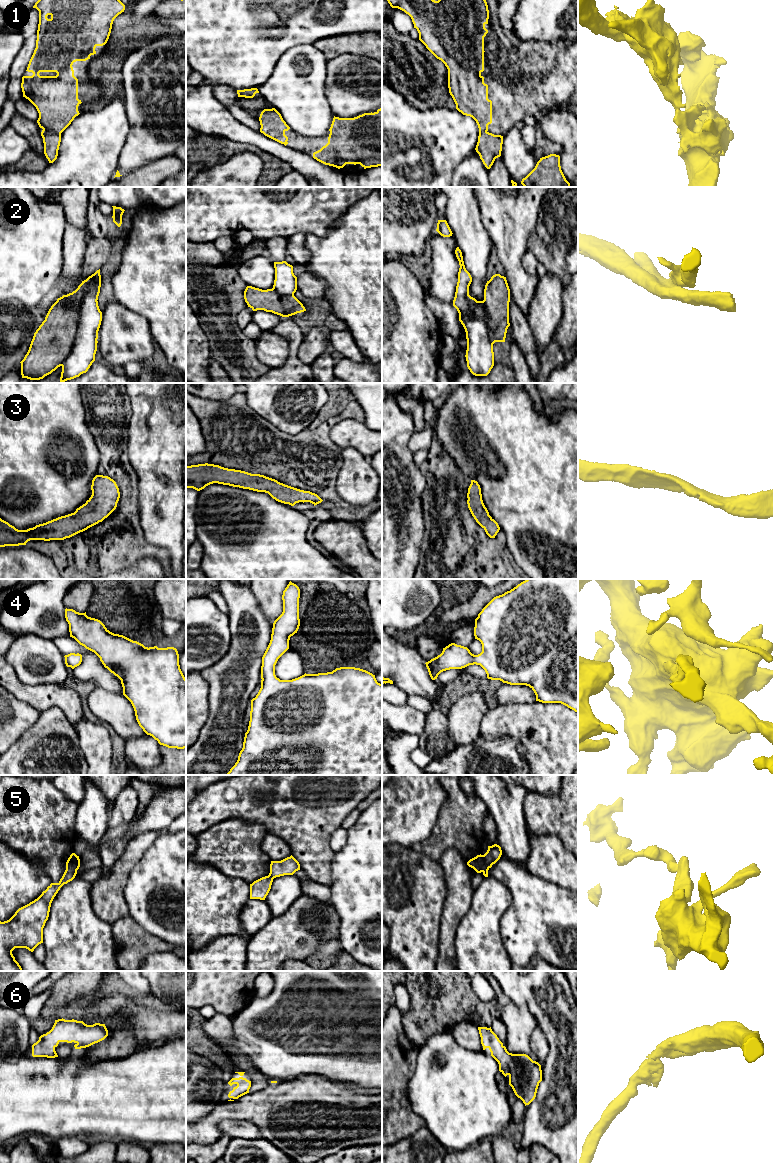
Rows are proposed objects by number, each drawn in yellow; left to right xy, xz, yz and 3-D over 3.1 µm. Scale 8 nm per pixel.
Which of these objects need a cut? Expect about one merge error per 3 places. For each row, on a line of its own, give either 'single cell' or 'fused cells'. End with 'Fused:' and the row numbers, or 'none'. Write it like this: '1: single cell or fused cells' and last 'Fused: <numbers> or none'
1: fused cells
2: fused cells
3: single cell
4: single cell
5: fused cells
6: single cell
Fused: 1, 2, 5

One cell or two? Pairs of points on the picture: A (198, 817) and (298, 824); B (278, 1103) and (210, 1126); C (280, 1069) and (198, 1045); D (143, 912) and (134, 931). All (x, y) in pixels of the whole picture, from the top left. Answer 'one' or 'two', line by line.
A: one
B: one
C: two
D: two

